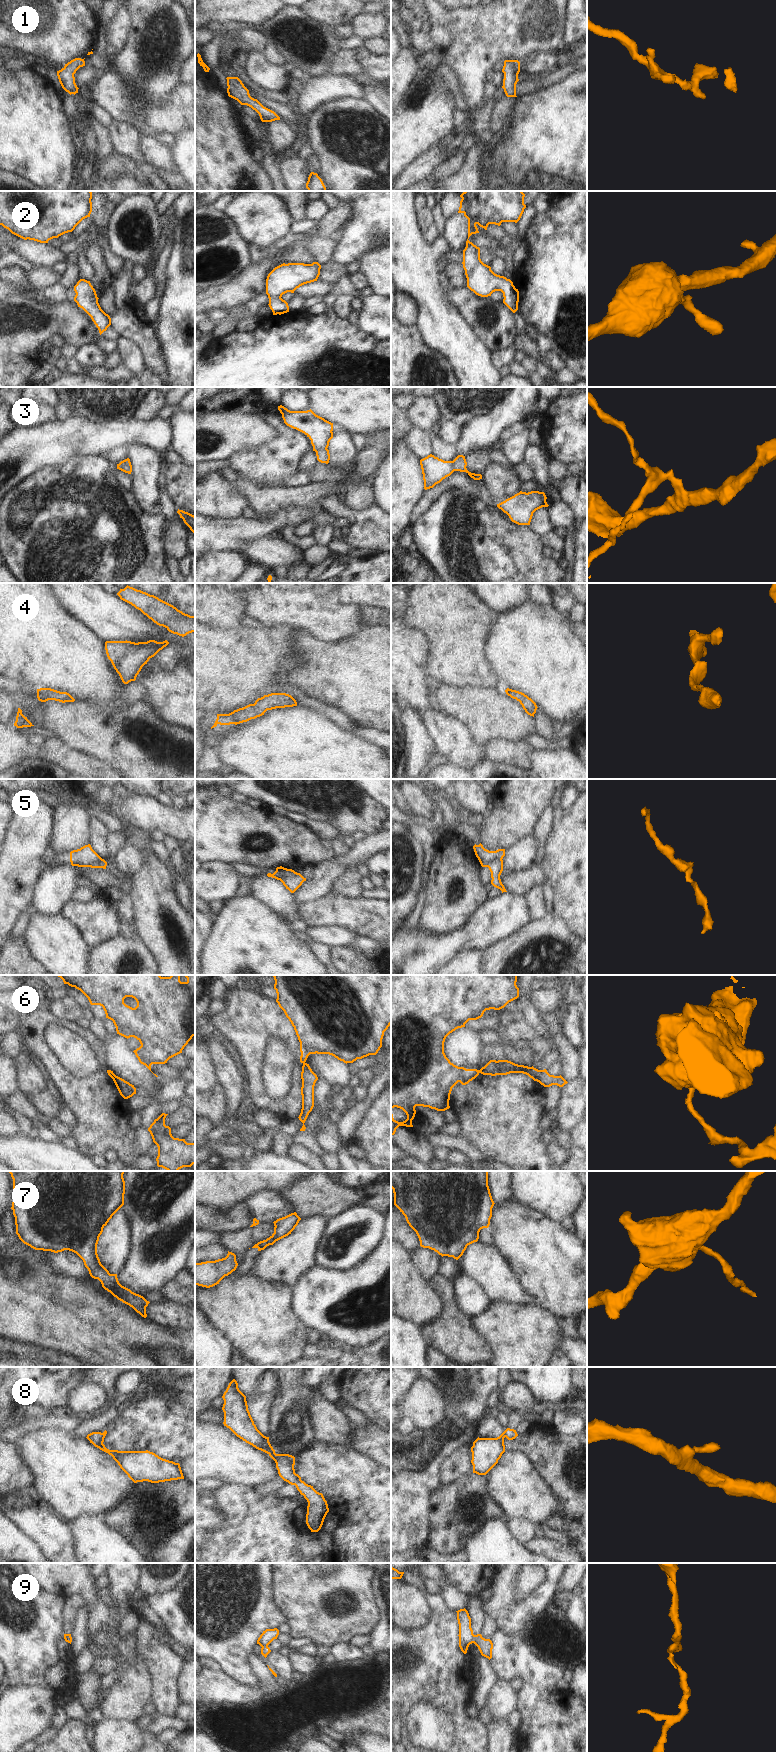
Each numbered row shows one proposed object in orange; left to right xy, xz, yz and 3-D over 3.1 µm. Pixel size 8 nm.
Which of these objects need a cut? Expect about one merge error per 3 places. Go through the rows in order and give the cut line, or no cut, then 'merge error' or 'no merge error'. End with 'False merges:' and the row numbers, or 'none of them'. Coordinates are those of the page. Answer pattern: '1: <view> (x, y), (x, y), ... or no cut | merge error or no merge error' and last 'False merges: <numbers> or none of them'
1: no cut | no merge error
2: no cut | no merge error
3: no cut | no merge error
4: no cut | no merge error
5: xz (297, 873), (287, 876), (281, 881) | merge error
6: yz (478, 1070), (480, 1072) | merge error
7: no cut | no merge error
8: no cut | no merge error
9: no cut | no merge error
False merges: 5, 6

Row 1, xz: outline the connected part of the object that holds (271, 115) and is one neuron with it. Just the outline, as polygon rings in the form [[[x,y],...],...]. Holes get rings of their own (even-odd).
[[[227,77],[228,96],[237,100],[241,105],[247,105],[255,110],[262,122],[280,120],[280,117],[272,110],[264,107],[257,99],[250,96],[249,90],[238,77]]]

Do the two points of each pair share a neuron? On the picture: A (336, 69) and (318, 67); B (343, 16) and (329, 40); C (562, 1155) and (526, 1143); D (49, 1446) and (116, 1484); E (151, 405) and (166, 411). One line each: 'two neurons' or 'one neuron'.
A: two neurons
B: two neurons
C: two neurons
D: one neuron
E: two neurons

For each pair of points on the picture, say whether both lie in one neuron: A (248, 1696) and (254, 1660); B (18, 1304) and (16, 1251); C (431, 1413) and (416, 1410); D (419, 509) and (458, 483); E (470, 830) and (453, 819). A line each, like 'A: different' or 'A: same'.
A: same
B: same
C: same
D: same
E: same

